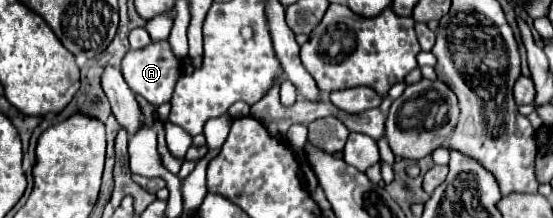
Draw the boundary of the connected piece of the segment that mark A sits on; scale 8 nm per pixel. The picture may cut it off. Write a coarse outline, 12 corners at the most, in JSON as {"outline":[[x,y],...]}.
{"outline":[[168,41],[128,51],[122,75],[154,107],[170,101],[180,61]]}

